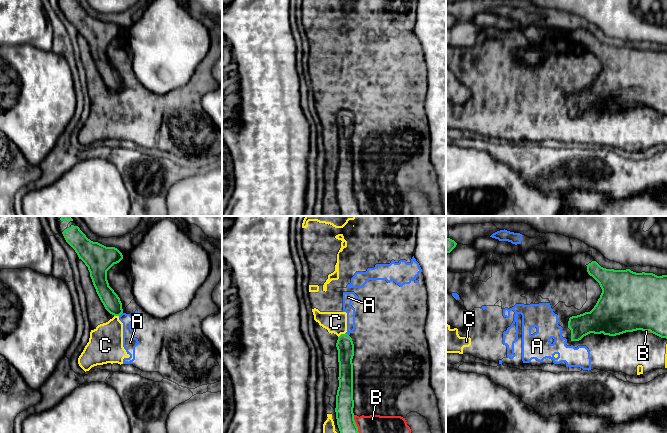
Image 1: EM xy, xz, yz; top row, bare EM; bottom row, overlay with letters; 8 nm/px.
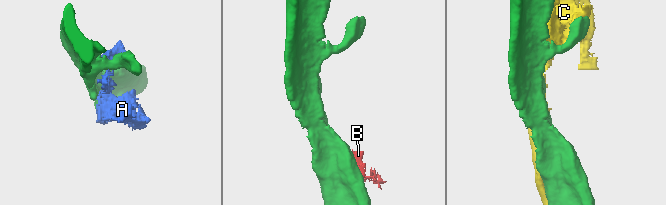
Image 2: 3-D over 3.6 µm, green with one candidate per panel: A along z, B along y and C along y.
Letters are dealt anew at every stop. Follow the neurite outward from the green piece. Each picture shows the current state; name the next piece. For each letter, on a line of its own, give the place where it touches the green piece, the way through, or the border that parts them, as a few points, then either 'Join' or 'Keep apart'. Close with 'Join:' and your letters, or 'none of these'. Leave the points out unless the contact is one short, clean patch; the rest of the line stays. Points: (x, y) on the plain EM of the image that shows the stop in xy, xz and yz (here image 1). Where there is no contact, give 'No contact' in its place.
A: Touches green at xy (121, 89). Keep apart
B: Touches green at xz (357, 203). Keep apart
C: Touches green at xz (341, 110). Keep apart
Join: none of these

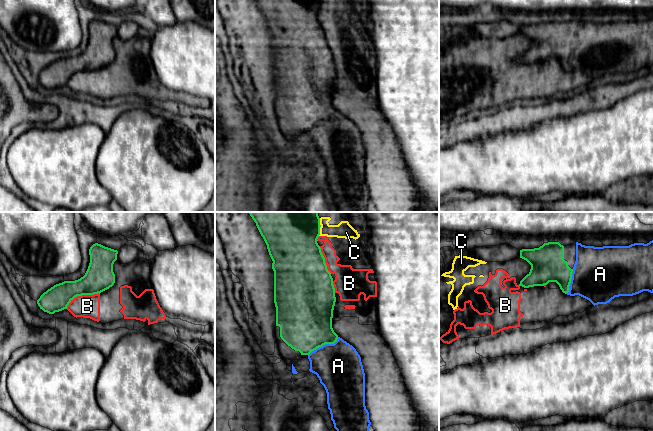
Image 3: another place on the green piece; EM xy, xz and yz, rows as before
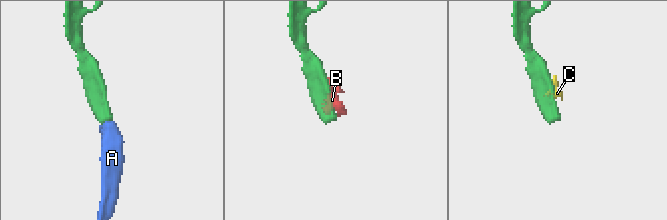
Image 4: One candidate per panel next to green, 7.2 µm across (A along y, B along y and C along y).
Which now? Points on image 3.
A: Touches green at xz (323, 120). Path across: xz (305, 95), (323, 120), (327, 129), (338, 142). Join
B: Touches green at xy (81, 71). Keep apart
C: Touches green at xz (319, 6). Keep apart
Join: A

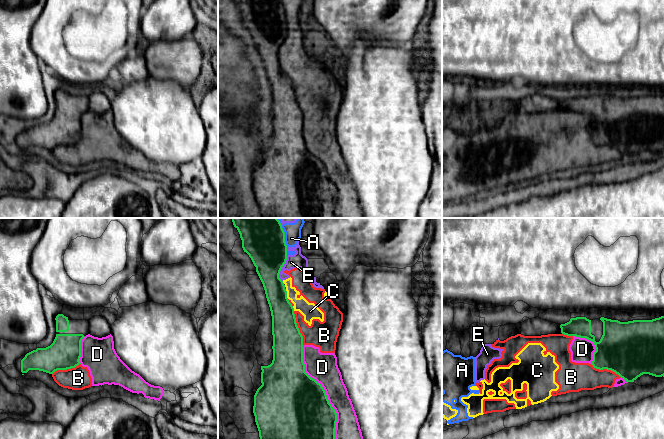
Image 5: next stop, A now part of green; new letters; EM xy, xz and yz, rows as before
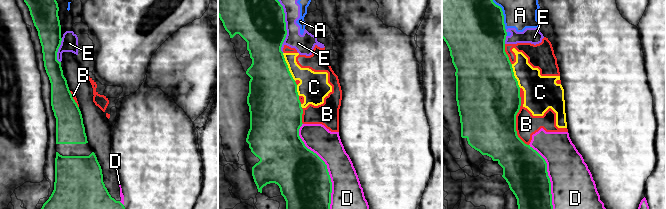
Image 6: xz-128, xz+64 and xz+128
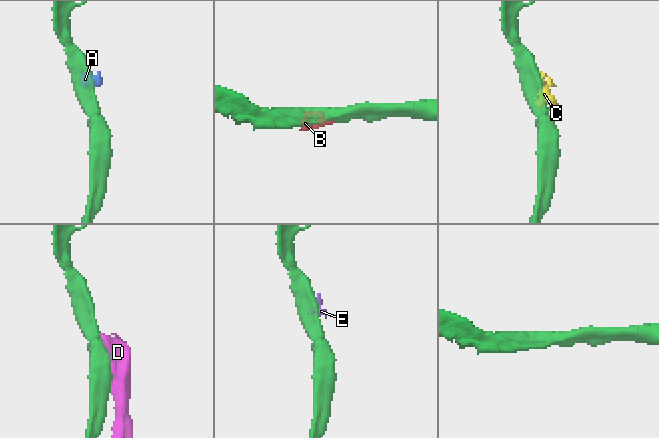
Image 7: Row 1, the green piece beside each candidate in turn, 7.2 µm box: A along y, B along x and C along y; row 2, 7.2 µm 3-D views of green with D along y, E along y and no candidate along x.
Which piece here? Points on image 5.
A: Touches green at xz (284, 12). Keep apart
B: Touches green at xz (298, 104). Keep apart
C: Touches green at xz (286, 70). Keep apart
D: Touches green at xz (325, 168). Keep apart
E: Touches green at xz (281, 44). Keep apart
Join: none of these

